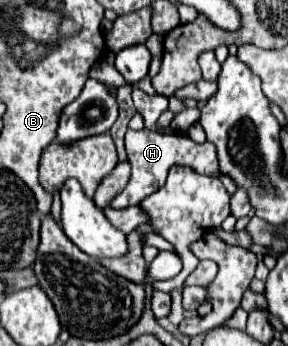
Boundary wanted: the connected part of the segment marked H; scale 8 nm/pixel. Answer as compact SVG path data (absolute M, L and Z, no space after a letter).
M129 129L125 135L125 149L127 149L127 161L131 163L131 179L127 187L113 197L111 205L115 209L139 205L139 201L143 201L145 197L161 189L171 165L191 167L199 175L207 175L207 177L223 177L223 173L219 171L219 159L217 159L215 145L211 141L195 143L185 133L179 135L179 133L157 133L151 129L141 129L141 131Z

